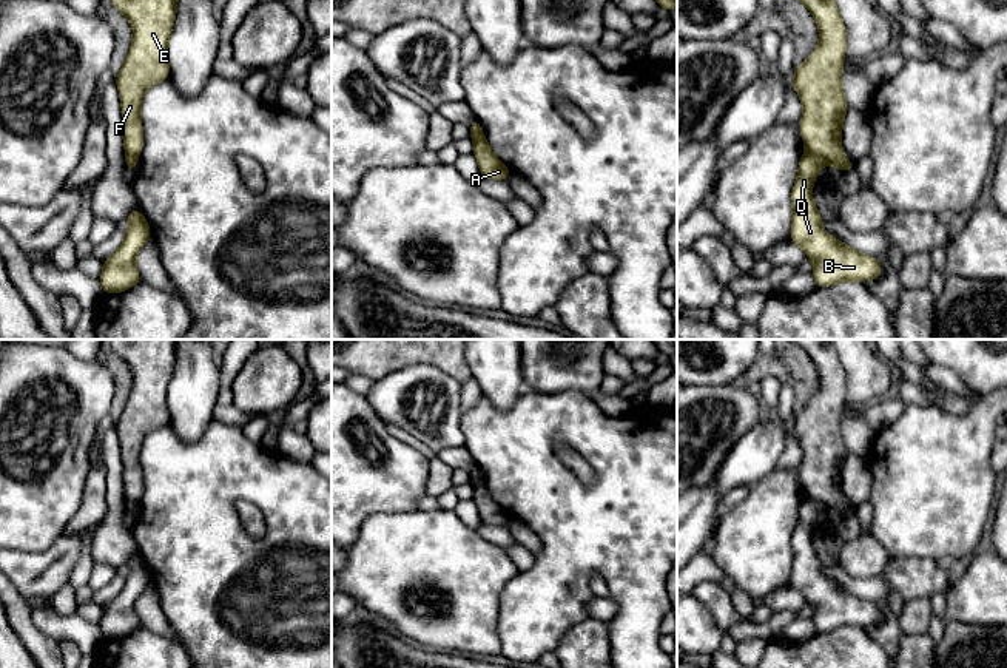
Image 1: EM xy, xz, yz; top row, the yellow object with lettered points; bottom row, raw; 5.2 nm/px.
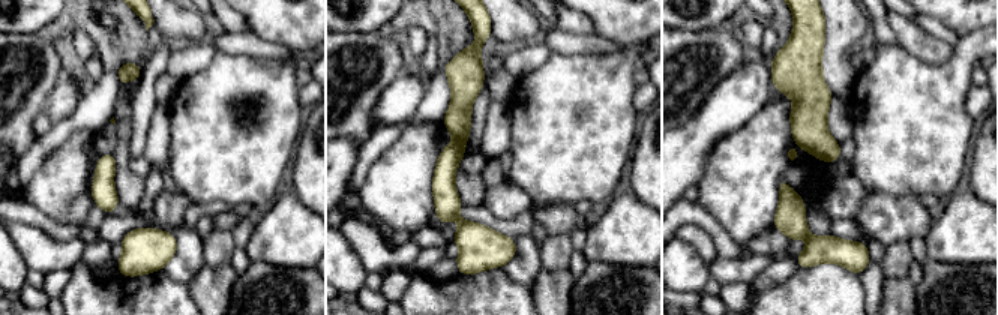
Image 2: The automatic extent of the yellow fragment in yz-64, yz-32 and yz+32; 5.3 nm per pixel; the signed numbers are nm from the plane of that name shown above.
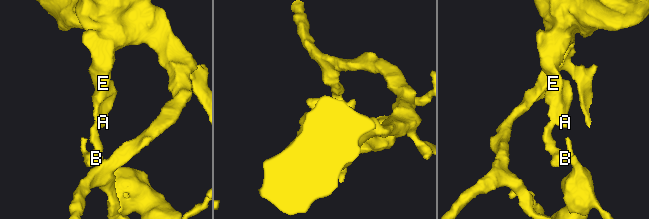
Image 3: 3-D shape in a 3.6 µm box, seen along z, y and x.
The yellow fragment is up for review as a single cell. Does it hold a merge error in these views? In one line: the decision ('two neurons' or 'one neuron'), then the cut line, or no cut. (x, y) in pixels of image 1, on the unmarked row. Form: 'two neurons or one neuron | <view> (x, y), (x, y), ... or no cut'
two neurons | yz (807, 495), (822, 508)

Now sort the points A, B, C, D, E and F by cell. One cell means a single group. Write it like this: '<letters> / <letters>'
A E F / B C D

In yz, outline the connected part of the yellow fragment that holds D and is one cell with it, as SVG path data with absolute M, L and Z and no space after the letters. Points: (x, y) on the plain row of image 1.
M807 497L799 506L799 518L791 537L793 569L790 586L800 591L814 608L813 623L817 633L842 626L877 625L882 609L877 603L859 599L822 575L822 560L813 548L811 531L817 525L822 506Z

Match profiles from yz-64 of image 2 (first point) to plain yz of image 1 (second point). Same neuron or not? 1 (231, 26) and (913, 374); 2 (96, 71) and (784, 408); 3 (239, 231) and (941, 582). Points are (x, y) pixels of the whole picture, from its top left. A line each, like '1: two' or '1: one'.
1: two
2: one
3: two

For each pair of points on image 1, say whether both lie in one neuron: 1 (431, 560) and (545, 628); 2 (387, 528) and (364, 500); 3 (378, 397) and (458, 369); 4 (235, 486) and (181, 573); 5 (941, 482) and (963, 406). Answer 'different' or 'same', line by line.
1: different
2: different
3: different
4: same
5: different

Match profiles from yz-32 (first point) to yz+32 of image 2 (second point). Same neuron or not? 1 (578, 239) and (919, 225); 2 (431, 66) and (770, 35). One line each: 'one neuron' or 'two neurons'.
1: two neurons
2: one neuron

